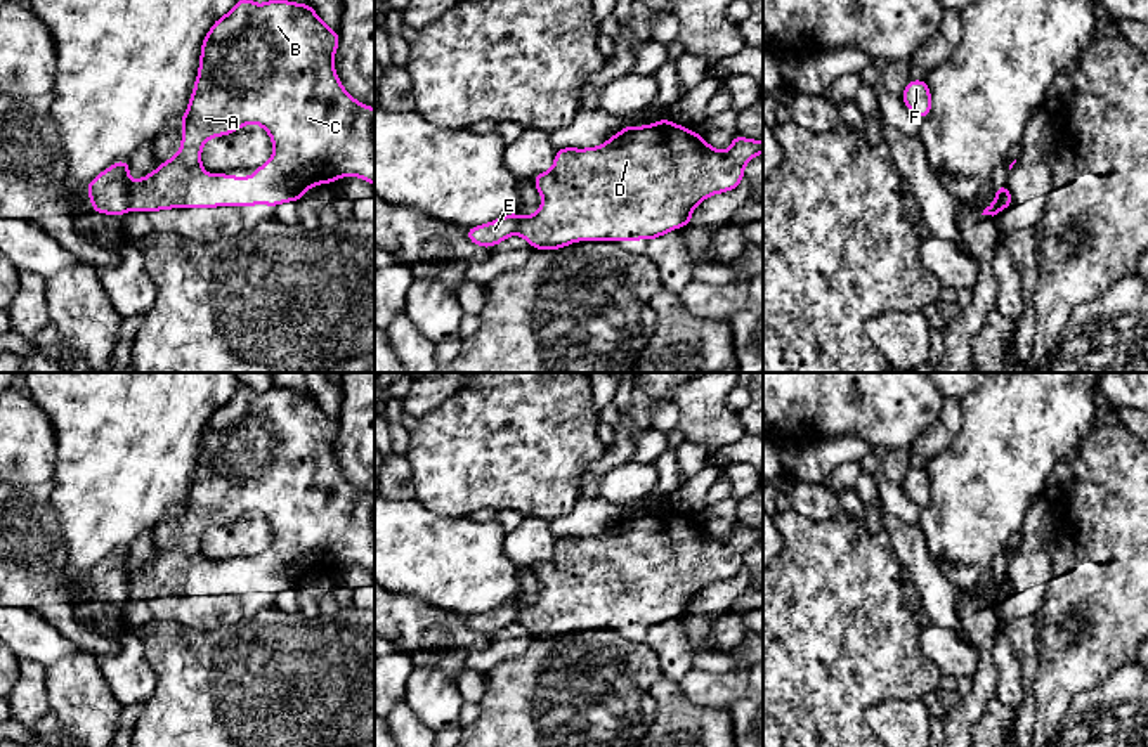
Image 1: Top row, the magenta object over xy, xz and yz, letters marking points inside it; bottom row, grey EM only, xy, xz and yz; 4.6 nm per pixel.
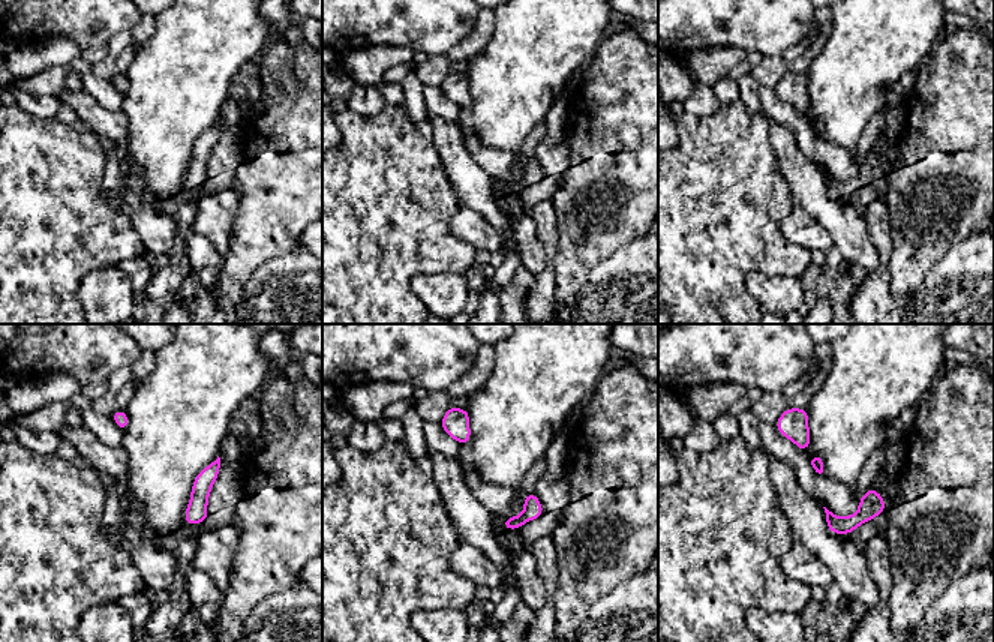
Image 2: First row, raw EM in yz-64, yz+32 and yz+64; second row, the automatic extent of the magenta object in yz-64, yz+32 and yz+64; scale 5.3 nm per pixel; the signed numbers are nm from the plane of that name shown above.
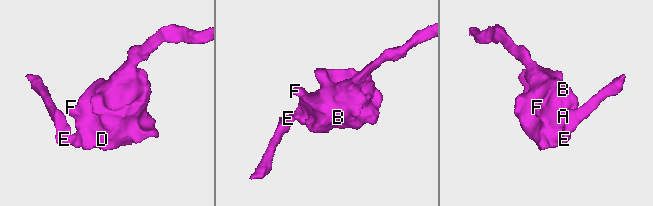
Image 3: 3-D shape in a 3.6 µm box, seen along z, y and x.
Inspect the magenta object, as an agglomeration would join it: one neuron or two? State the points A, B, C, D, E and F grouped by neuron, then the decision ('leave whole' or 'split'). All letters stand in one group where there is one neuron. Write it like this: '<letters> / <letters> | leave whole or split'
A B C D F / E | split

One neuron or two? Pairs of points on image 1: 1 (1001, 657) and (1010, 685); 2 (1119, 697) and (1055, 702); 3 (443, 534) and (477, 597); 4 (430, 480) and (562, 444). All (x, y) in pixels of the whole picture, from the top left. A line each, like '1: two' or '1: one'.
1: one
2: two
3: one
4: one

